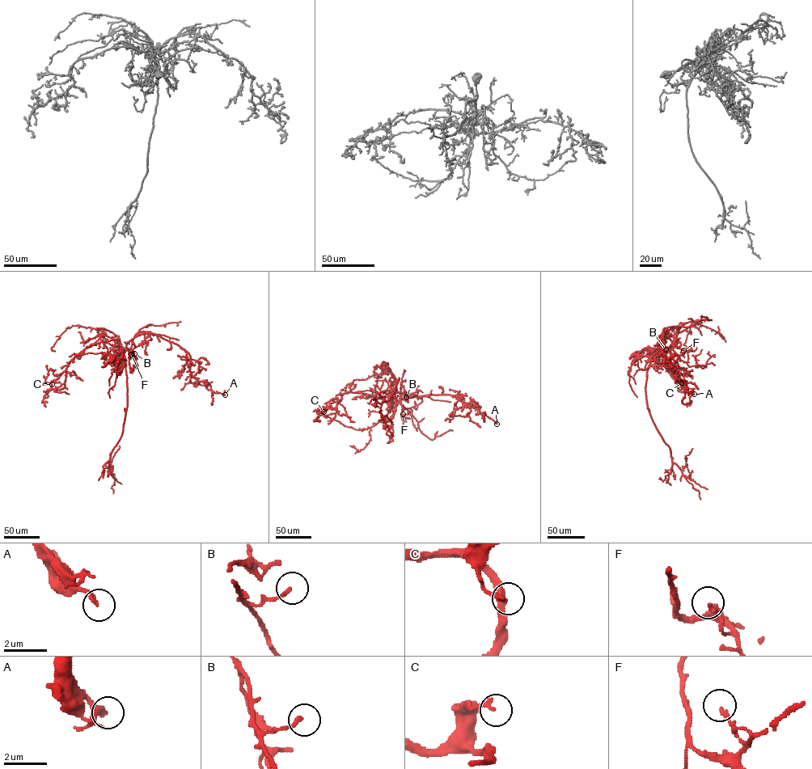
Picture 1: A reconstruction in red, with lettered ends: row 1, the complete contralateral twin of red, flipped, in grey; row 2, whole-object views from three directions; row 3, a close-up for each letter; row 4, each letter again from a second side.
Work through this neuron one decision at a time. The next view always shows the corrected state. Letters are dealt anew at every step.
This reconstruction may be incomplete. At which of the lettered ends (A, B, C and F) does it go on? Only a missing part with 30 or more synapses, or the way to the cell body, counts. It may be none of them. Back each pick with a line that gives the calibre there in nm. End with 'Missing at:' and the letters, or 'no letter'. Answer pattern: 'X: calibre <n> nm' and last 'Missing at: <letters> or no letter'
Missing at: no letter

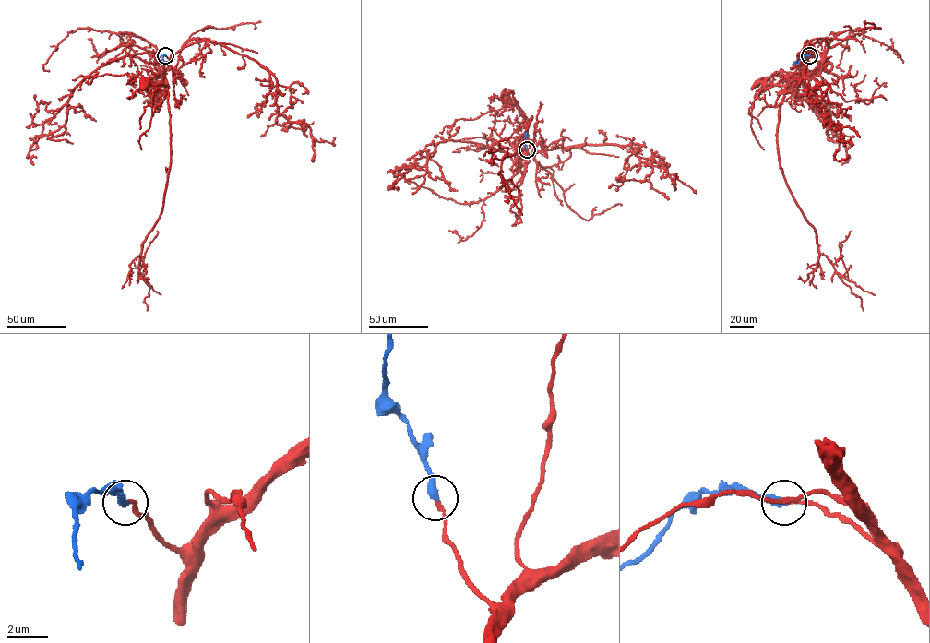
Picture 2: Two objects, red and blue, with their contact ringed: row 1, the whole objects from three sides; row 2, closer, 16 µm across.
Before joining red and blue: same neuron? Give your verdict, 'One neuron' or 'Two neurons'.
One neuron

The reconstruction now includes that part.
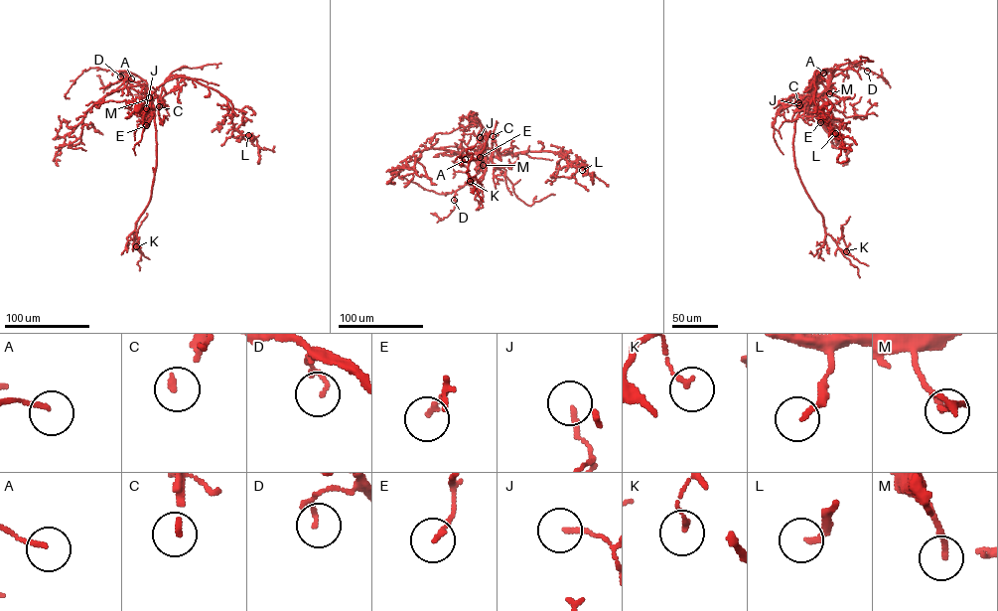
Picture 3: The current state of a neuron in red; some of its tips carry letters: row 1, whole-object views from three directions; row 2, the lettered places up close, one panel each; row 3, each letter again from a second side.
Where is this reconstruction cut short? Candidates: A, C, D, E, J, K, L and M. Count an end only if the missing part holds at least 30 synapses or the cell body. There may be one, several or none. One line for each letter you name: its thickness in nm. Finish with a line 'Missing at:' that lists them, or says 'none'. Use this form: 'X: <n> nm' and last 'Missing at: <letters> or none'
C: 160 nm
Missing at: C

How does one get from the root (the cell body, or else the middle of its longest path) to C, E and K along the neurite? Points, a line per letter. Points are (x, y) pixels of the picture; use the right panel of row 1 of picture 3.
C: (779, 102), (799, 104), (807, 98), (817, 98), (811, 91), (808, 101), (798, 102)
E: (779, 102), (799, 104), (806, 98), (815, 98), (822, 114), (816, 117), (820, 122)
K: (779, 102), (799, 105), (792, 142), (795, 168), (808, 197), (822, 215), (825, 232), (846, 251)

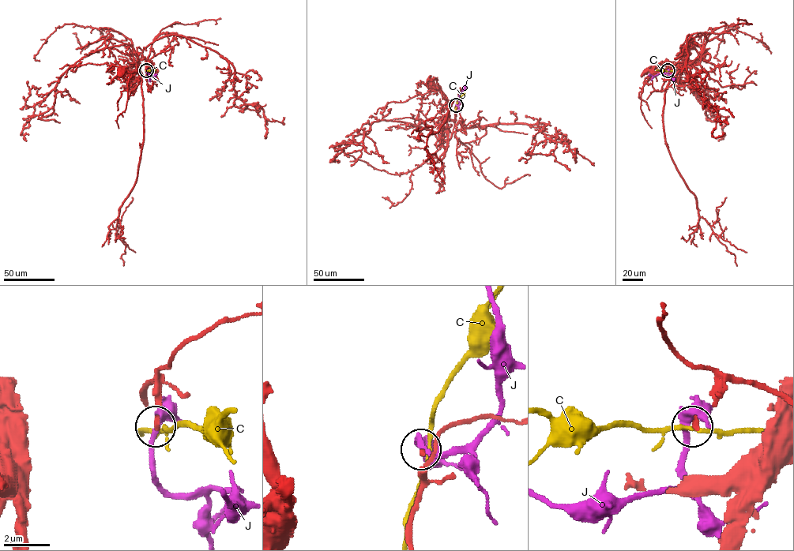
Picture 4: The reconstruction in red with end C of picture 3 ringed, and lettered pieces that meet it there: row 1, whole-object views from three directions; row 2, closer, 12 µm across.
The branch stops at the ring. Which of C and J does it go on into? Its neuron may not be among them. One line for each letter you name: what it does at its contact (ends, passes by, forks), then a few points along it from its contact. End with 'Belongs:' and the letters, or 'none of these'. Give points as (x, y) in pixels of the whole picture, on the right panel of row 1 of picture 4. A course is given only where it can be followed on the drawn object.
Belongs: none of these

